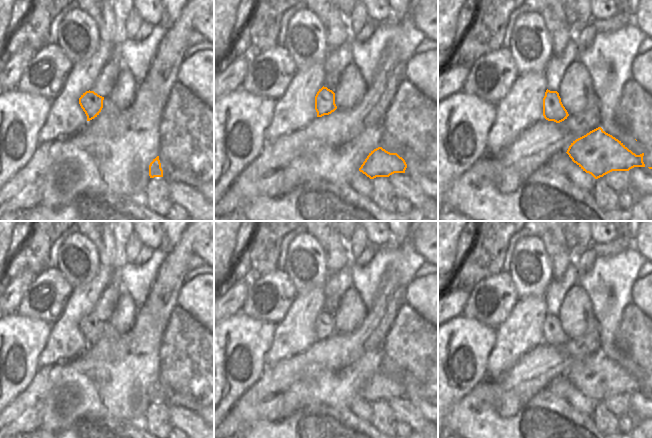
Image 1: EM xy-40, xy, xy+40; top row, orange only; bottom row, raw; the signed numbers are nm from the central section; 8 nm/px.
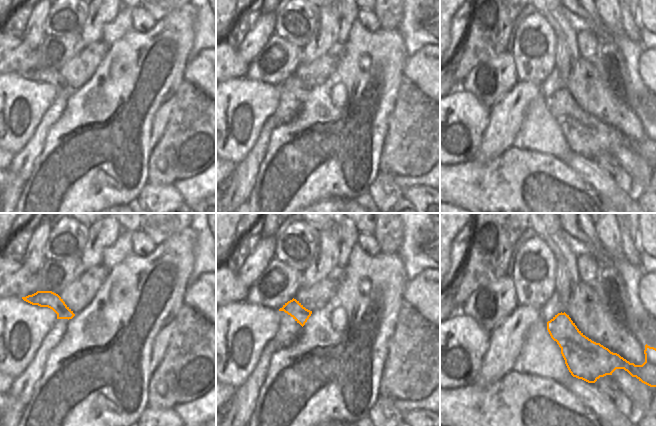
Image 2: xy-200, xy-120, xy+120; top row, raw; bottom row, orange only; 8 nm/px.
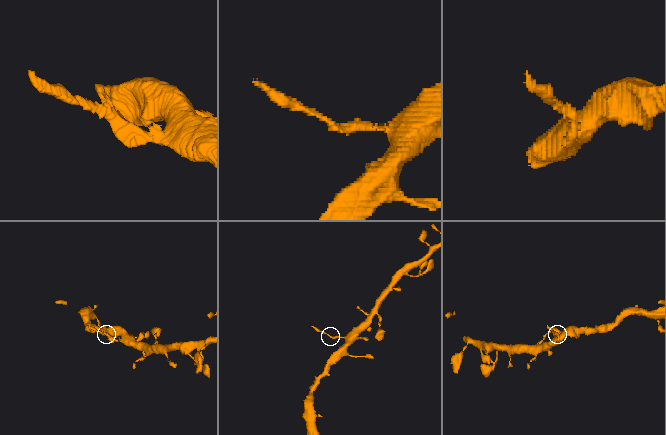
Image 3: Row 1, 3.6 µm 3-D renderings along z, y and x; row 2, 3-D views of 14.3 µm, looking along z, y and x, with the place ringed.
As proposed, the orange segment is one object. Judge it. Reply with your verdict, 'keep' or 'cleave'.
cleave

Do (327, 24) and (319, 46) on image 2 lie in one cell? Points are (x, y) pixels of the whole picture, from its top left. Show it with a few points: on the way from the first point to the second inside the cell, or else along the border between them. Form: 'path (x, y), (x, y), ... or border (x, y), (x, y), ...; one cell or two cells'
path (327, 29), (327, 32), (320, 41); one cell

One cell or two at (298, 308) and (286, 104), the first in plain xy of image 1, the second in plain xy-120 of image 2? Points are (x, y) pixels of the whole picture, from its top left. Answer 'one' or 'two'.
one

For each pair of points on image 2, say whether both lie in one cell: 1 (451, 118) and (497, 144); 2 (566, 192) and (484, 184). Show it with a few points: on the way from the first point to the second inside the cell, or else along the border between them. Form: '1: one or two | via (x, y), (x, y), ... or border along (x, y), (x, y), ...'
1: two | border along (490, 113), (488, 125), (483, 132), (475, 157)
2: one | via (546, 192), (504, 192)

